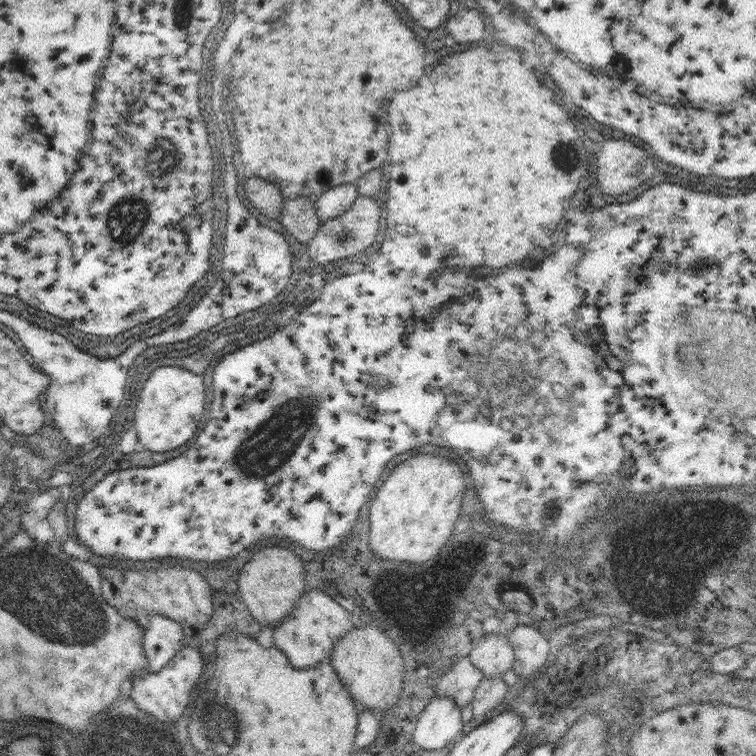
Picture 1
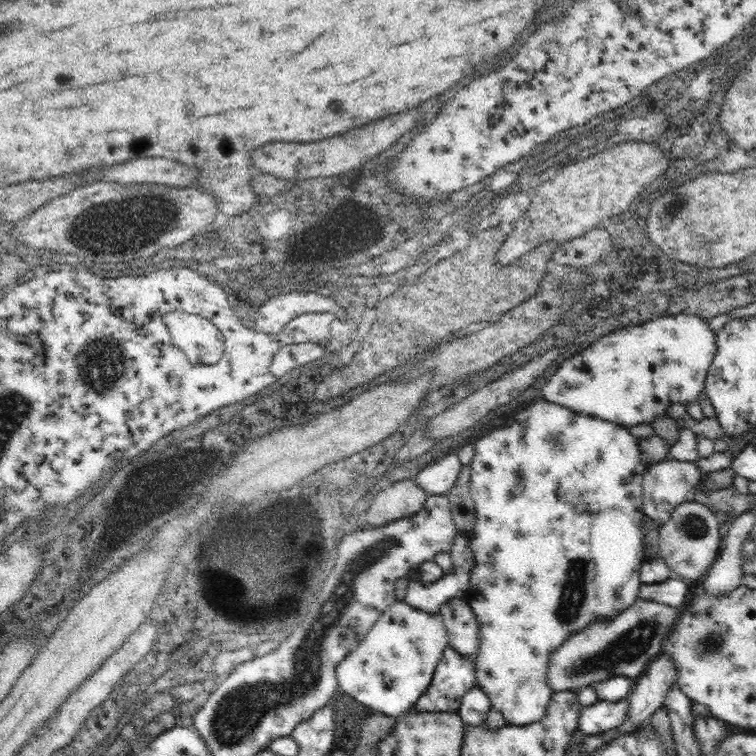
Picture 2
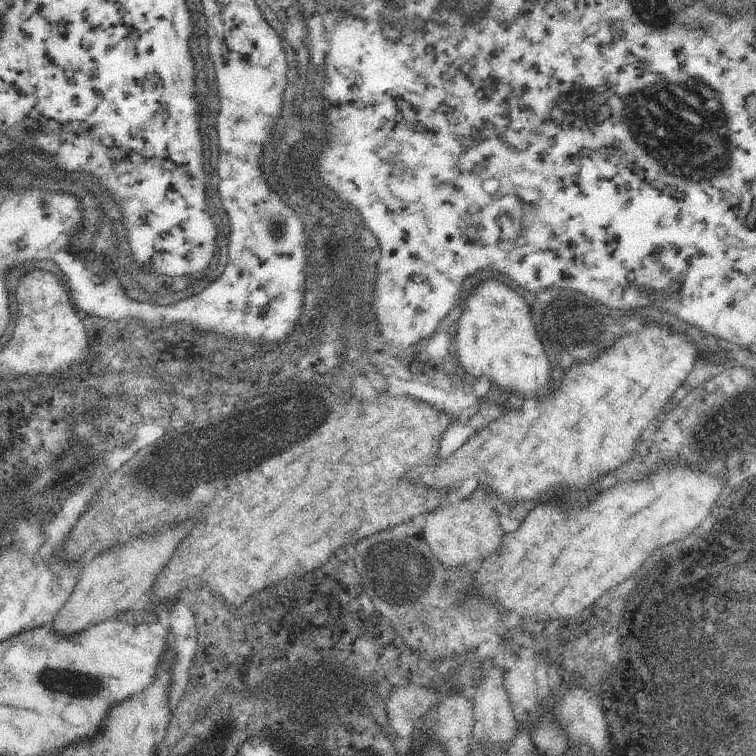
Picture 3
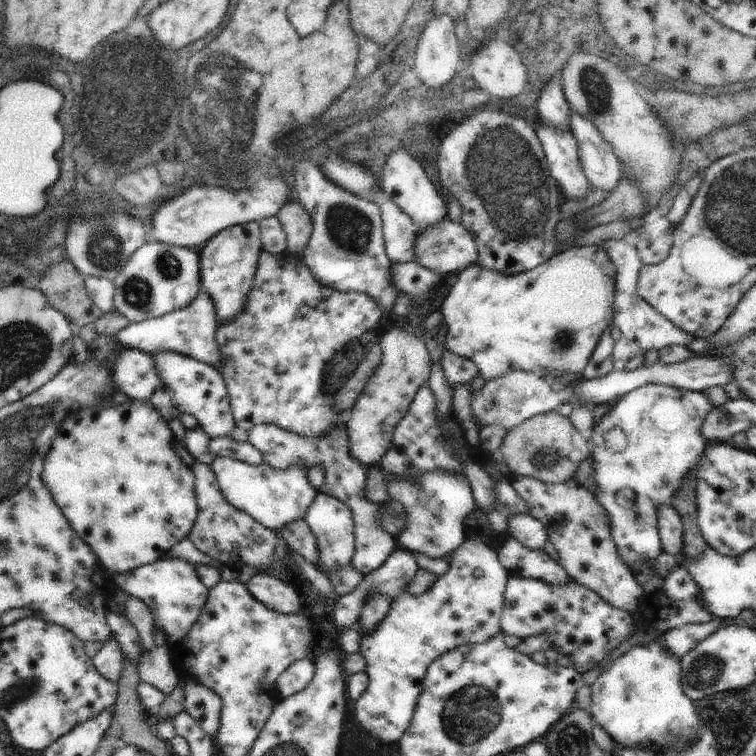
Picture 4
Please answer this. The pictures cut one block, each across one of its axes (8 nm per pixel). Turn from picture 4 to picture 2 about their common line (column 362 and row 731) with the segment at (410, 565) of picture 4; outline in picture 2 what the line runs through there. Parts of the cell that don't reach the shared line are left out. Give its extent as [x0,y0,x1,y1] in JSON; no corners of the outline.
[578,698,630,736]

